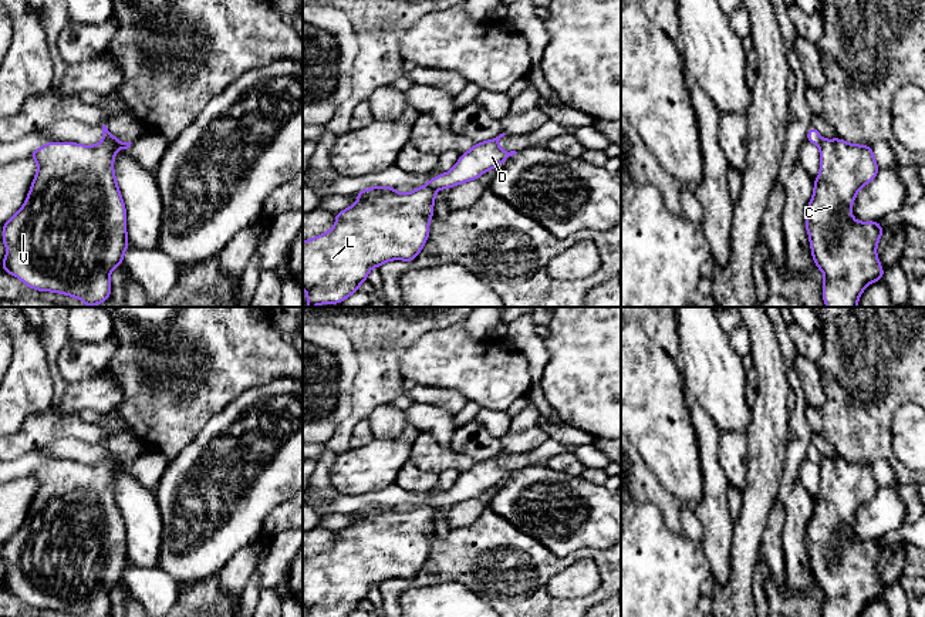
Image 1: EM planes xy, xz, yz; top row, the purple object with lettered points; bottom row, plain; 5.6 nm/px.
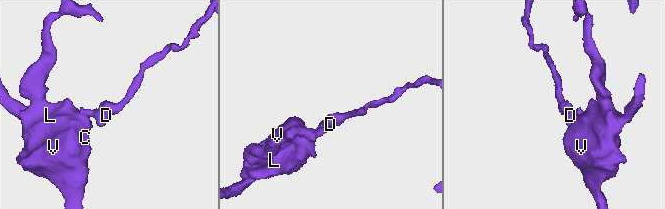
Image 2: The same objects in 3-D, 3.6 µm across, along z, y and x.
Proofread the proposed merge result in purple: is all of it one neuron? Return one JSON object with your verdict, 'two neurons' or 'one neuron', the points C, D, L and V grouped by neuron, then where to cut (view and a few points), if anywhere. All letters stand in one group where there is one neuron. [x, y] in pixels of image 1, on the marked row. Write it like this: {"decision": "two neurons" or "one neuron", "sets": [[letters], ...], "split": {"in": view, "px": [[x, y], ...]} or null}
{"decision": "two neurons", "sets": [["C", "L", "V"], ["D"]], "split": {"in": "xy", "px": [[104, 138], [112, 140], [120, 147]]}}

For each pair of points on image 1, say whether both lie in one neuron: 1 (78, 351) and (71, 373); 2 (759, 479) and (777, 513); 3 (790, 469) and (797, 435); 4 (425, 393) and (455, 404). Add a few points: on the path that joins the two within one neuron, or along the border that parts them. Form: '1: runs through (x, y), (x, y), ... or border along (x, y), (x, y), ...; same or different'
1: runs through (78, 357), (74, 367); same
2: border along (777, 498), (770, 509), (765, 538); different
3: runs through (793, 461), (797, 444); same
4: runs through (432, 395), (448, 400); same

